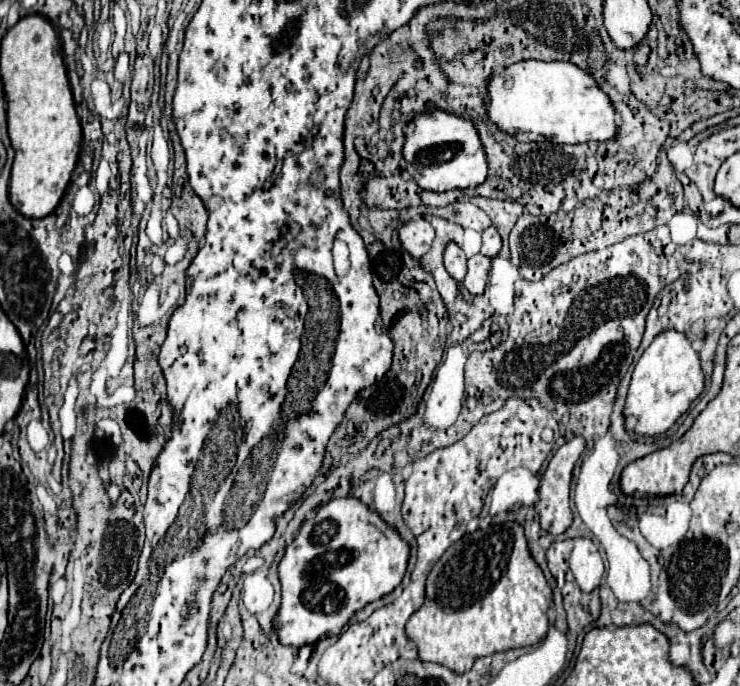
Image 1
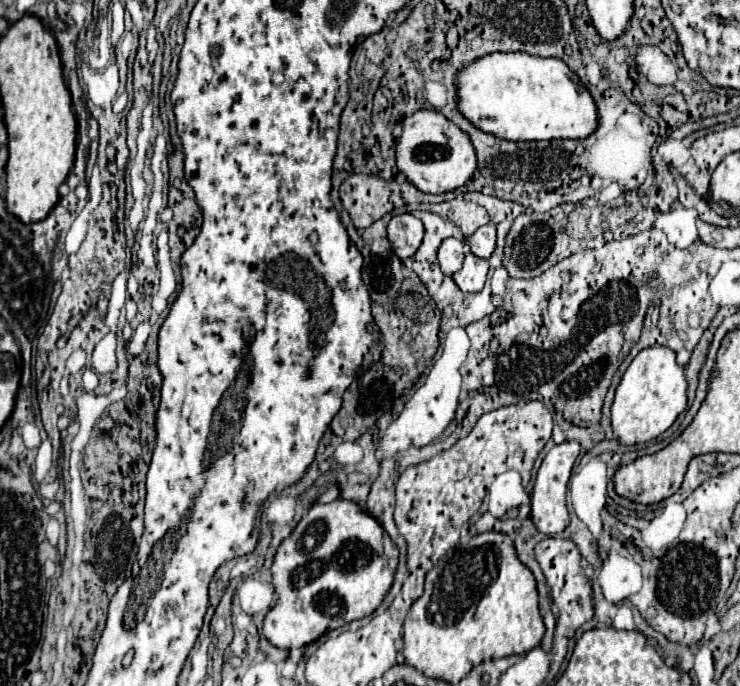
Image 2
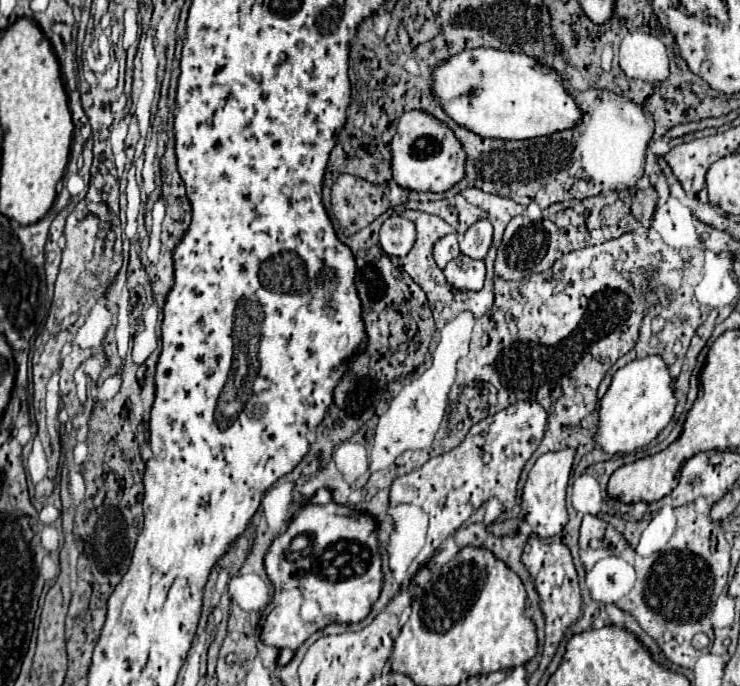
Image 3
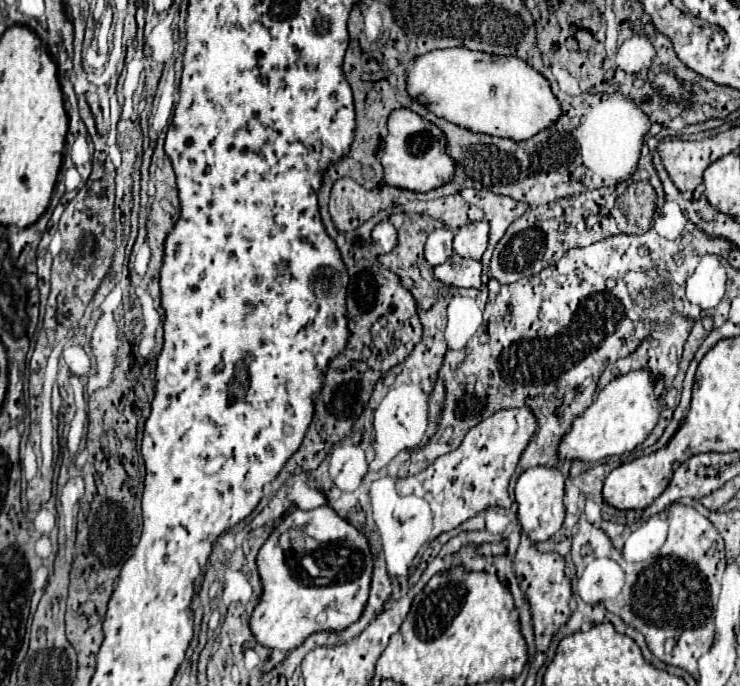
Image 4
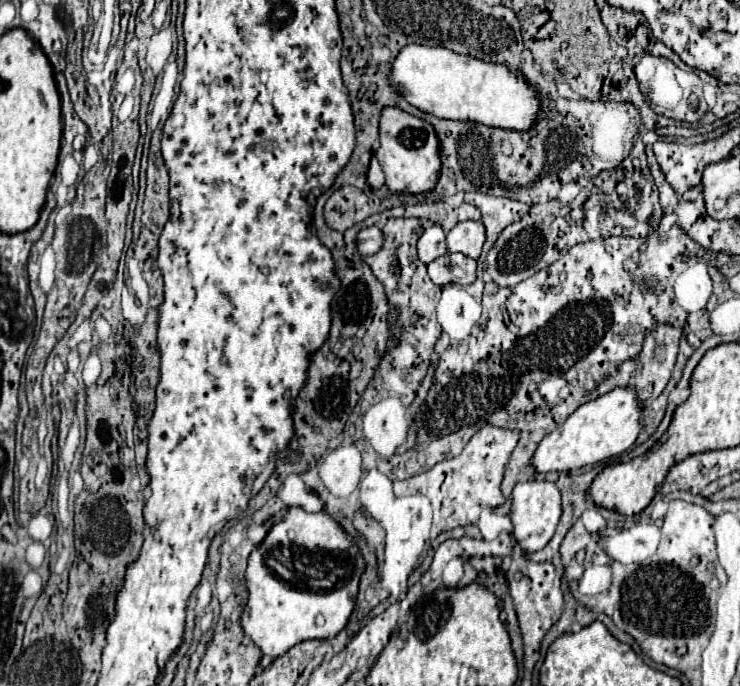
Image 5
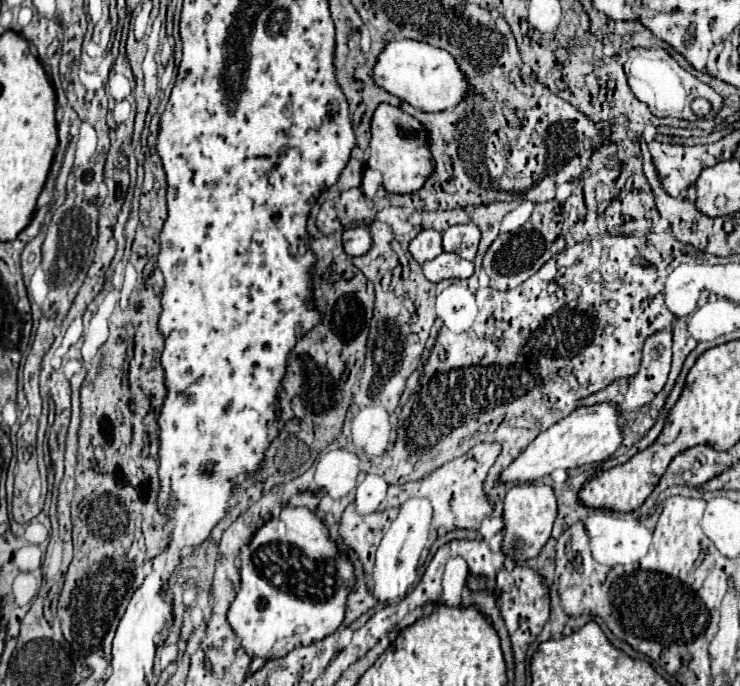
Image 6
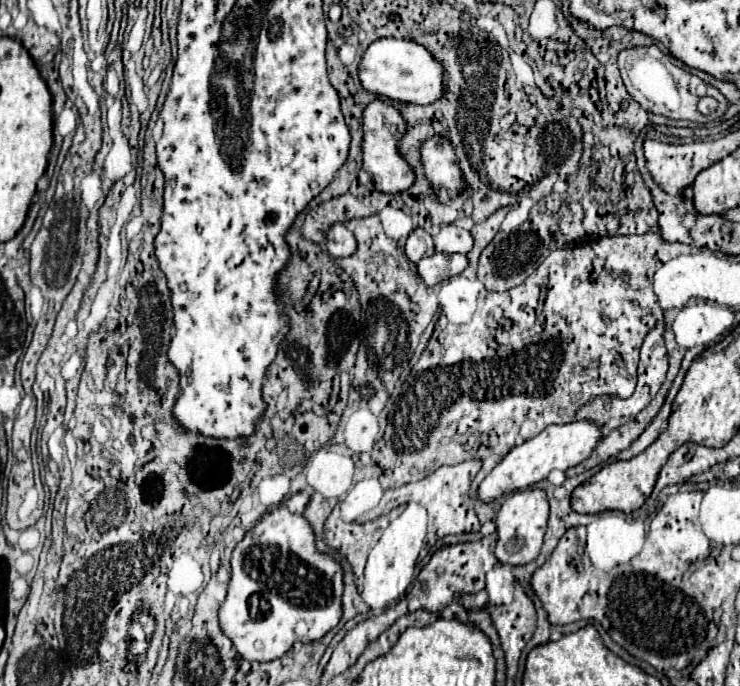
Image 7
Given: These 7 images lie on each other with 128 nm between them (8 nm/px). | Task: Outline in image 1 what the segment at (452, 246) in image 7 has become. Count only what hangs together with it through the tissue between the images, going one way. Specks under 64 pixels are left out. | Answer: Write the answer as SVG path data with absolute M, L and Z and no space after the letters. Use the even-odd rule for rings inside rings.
M494 226L486 228L482 232L482 254L488 256L488 258L494 258L494 256L498 256L500 246L502 246L502 240L500 240L498 230Z

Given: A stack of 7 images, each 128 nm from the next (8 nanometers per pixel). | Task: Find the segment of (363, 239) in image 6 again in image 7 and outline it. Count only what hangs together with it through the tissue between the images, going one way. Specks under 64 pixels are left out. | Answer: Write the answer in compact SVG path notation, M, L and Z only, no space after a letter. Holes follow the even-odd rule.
M336 222L326 230L326 252L332 258L350 256L354 250L356 250L356 238L348 228L344 228L344 224Z

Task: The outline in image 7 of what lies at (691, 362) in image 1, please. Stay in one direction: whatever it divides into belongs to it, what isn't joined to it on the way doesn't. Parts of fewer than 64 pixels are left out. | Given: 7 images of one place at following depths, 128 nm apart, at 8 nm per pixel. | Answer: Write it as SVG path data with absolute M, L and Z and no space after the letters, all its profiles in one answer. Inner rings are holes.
M570 422L562 426L548 426L538 436L526 440L520 446L514 446L482 480L478 486L478 498L482 502L492 502L508 492L526 490L528 486L544 480L550 470L566 470L570 466L586 460L596 444L600 442L600 428L592 422Z

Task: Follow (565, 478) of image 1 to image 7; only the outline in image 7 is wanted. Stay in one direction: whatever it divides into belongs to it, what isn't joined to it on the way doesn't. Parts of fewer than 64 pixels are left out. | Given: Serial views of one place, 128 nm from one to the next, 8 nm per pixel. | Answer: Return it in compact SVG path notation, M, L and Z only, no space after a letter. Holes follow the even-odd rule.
M534 488L534 490L514 492L502 502L502 508L496 514L494 522L496 522L496 534L498 534L494 554L500 562L506 562L510 566L520 566L536 560L542 548L542 540L548 524L548 498L544 496L544 490Z

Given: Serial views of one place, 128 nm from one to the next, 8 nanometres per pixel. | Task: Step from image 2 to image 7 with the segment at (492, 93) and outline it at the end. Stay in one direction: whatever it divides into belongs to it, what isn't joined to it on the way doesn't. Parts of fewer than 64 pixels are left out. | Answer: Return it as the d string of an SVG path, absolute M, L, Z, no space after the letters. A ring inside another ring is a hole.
M378 38L374 40L360 64L358 64L358 78L364 86L364 90L386 96L390 100L410 102L410 104L432 104L444 94L444 68L432 60L432 54L420 46L412 44L410 40L398 40L398 38Z

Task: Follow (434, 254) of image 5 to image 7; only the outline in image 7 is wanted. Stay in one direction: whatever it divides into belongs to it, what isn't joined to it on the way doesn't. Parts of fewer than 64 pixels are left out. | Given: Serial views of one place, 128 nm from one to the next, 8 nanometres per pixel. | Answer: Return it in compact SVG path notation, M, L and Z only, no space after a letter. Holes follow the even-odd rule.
M416 228L410 232L408 240L406 240L406 256L412 262L418 262L424 256L432 256L434 254L434 244L432 244L432 236L424 230L424 228Z

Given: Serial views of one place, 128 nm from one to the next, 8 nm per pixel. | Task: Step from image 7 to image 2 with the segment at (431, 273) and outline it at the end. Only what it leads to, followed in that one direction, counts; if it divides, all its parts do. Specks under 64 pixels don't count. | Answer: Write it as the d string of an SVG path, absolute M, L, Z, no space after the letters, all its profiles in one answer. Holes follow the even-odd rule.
M466 254L464 264L458 272L452 274L452 280L462 292L480 292L488 274L488 260Z

